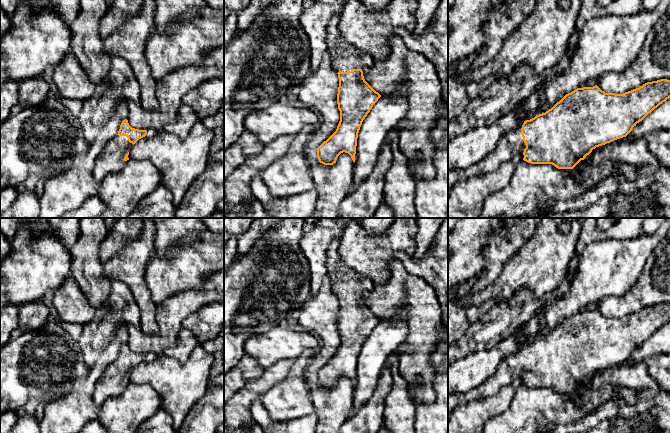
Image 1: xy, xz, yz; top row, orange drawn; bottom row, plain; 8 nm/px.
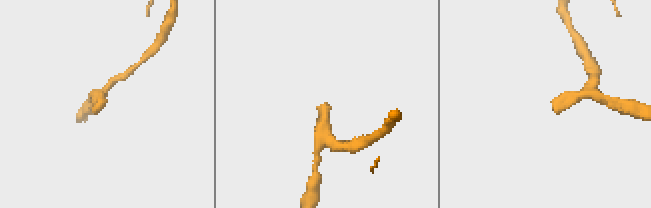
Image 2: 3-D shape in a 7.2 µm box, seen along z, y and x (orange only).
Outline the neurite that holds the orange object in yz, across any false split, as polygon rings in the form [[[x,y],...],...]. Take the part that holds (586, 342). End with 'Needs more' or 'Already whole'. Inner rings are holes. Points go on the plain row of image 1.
[[[667,303],[647,306],[639,312],[623,318],[605,317],[597,309],[577,312],[571,317],[566,318],[545,337],[536,339],[534,342],[524,345],[519,351],[506,356],[496,371],[480,386],[465,394],[448,395],[448,412],[451,413],[461,404],[496,396],[503,386],[509,385],[515,379],[521,377],[524,379],[523,384],[531,388],[552,388],[558,393],[573,393],[596,371],[626,361],[637,347],[669,322],[670,304]]]. Needs more

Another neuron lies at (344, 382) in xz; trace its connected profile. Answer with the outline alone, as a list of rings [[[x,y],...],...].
[[[307,373],[306,385],[318,418],[315,433],[340,433],[353,405],[354,386],[351,380],[343,376],[333,389],[324,389]]]

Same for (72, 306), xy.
[[[70,275],[52,293],[52,303],[62,323],[83,326],[93,320],[96,309],[88,302]]]

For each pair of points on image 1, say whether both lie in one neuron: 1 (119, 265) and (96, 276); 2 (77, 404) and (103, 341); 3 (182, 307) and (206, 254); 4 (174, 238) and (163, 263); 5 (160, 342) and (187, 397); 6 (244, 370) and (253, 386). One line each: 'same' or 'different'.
1: different
2: different
3: different
4: different
5: different
6: different

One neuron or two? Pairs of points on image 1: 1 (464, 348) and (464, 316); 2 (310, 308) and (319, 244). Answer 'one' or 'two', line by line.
1: two
2: two

